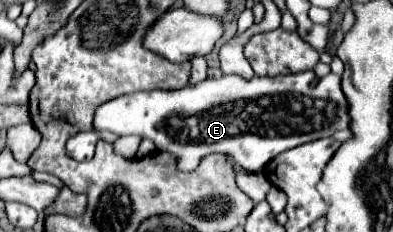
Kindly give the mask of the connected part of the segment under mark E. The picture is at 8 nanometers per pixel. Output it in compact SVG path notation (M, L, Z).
M313 71L253 77L251 81L239 75L223 75L219 79L205 79L197 85L187 85L175 91L137 91L103 103L95 111L95 129L109 129L117 135L137 135L151 139L159 151L167 151L177 159L181 171L193 171L203 157L211 153L229 153L235 163L249 171L261 171L273 157L297 145L331 137L337 129L349 127L347 99L341 91L341 77L329 73L313 81Z

